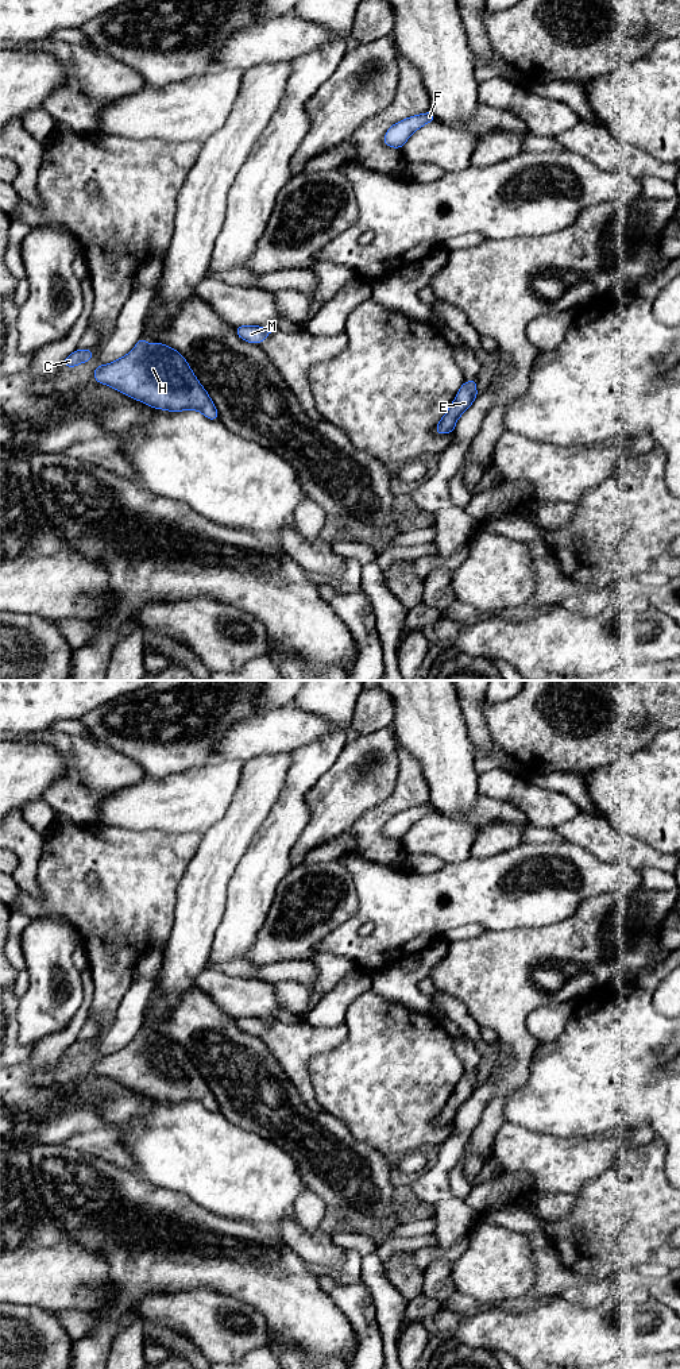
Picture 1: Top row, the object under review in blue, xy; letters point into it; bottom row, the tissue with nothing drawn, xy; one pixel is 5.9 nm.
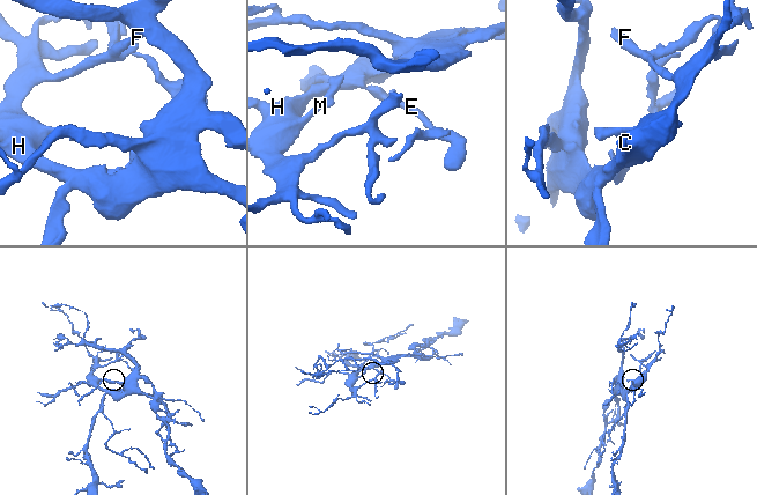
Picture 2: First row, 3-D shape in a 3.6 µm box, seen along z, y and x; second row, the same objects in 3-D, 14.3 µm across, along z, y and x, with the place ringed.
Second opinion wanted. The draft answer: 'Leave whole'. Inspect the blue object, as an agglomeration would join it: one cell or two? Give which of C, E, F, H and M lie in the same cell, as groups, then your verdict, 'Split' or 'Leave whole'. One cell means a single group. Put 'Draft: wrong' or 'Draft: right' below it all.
Groups: C E F H M. Leave whole
Draft: right

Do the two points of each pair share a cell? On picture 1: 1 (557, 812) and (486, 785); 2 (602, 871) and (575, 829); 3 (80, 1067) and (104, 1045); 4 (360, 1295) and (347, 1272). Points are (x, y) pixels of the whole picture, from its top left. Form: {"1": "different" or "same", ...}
{"1": "same", "2": "different", "3": "same", "4": "different"}

